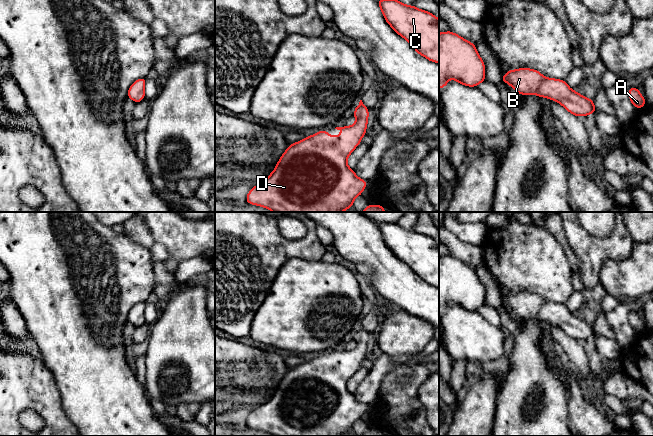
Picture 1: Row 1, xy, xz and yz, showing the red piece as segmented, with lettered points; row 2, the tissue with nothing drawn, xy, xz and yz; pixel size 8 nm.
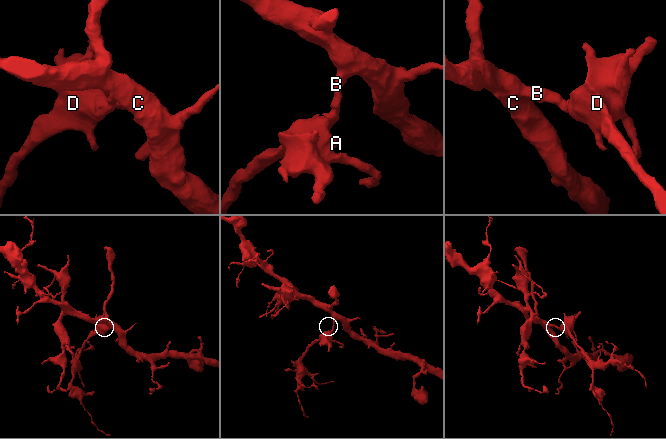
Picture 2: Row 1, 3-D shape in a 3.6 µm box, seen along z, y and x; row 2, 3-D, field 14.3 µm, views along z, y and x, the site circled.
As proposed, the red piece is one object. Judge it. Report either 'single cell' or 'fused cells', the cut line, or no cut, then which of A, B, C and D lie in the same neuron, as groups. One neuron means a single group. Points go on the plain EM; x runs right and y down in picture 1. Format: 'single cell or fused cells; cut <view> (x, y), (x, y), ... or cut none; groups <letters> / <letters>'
single cell; cut none; groups A B C D

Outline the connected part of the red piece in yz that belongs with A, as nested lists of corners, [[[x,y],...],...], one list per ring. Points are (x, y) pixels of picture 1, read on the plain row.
[[[635,310],[629,312],[628,319],[631,324],[631,327],[636,333],[645,330],[646,324],[644,323],[644,321],[641,319],[639,314]]]

